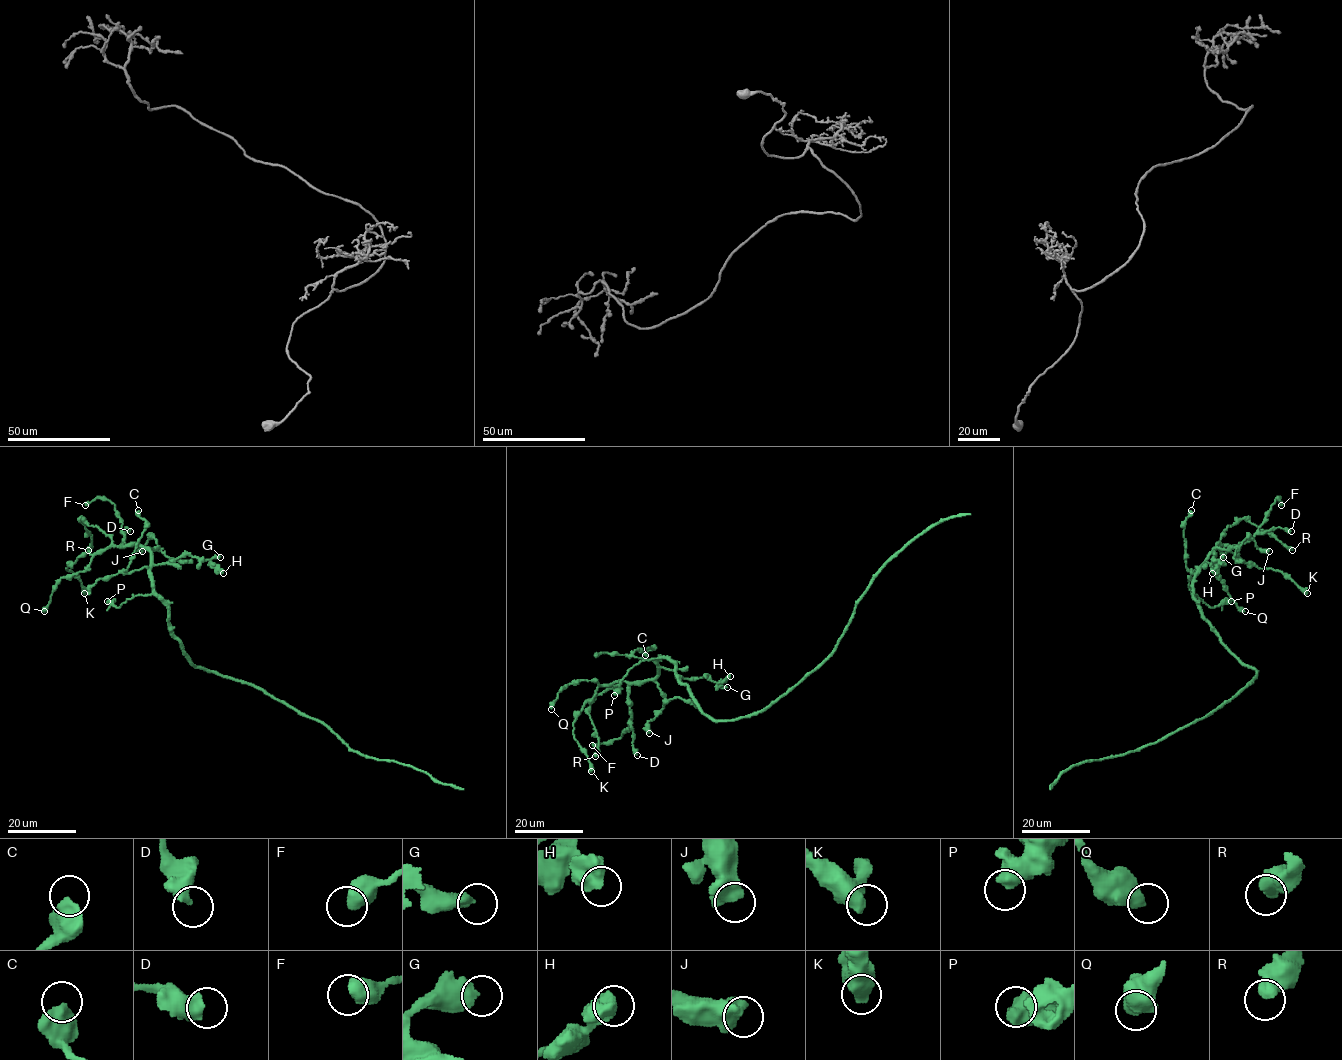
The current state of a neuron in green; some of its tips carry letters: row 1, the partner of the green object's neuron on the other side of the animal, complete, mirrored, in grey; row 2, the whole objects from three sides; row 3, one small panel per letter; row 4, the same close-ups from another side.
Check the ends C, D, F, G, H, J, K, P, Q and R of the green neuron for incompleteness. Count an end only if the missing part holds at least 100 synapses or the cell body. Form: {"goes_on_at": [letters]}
{"goes_on_at": []}

